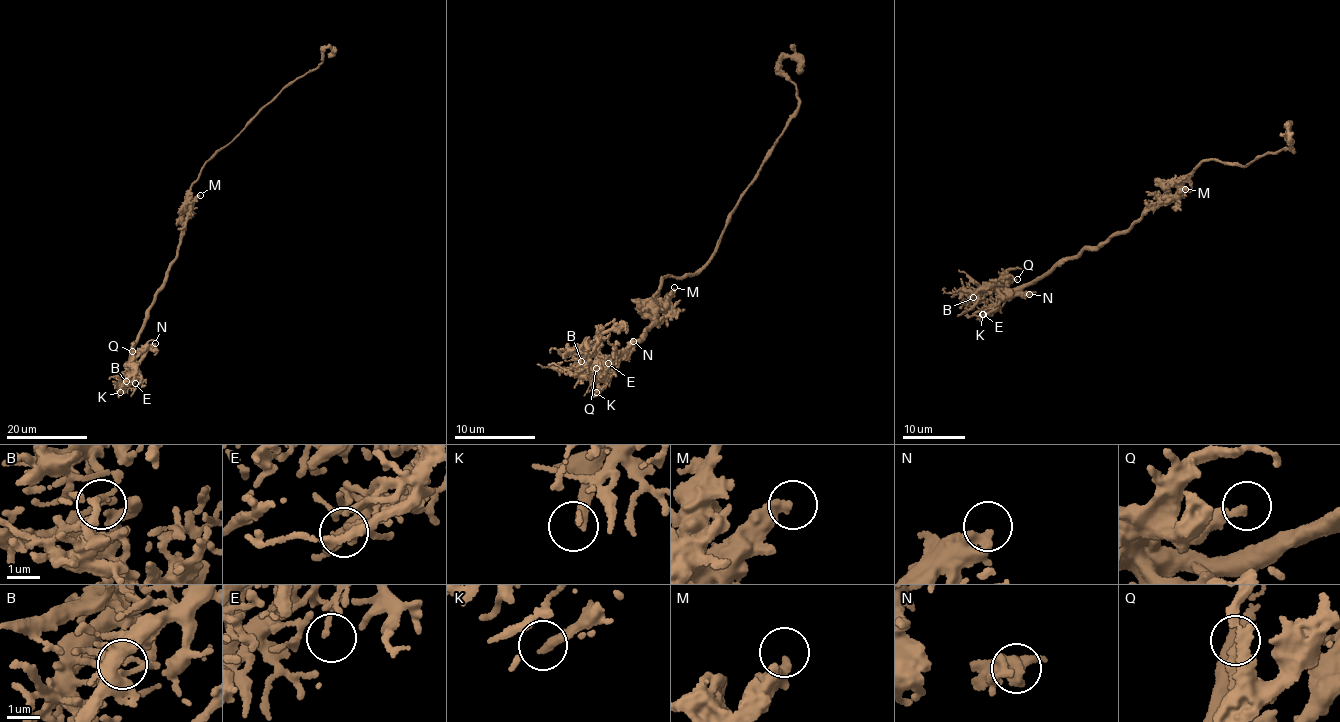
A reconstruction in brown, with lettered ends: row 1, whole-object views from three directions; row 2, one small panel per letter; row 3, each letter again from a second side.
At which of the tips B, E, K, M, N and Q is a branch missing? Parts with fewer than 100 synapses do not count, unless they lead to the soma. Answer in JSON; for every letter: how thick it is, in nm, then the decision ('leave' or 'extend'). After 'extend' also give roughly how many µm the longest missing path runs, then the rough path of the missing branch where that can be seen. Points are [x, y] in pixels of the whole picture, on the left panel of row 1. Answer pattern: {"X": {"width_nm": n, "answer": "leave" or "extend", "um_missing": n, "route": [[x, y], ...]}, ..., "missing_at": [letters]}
{"B": {"width_nm": 120, "answer": "leave"}, "E": {"width_nm": 80, "answer": "leave"}, "K": {"width_nm": 280, "answer": "extend", "um_missing": 40}, "M": {"width_nm": 360, "answer": "leave"}, "N": {"width_nm": 360, "answer": "leave"}, "Q": {"width_nm": 300, "answer": "leave"}, "missing_at": ["K"]}

